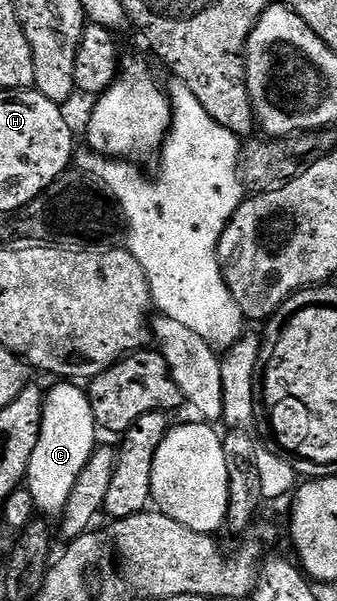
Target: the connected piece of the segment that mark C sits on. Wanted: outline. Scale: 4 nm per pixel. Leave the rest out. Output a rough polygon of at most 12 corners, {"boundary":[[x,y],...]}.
{"boundary":[[74,382],[46,392],[24,481],[61,517],[100,437]]}

